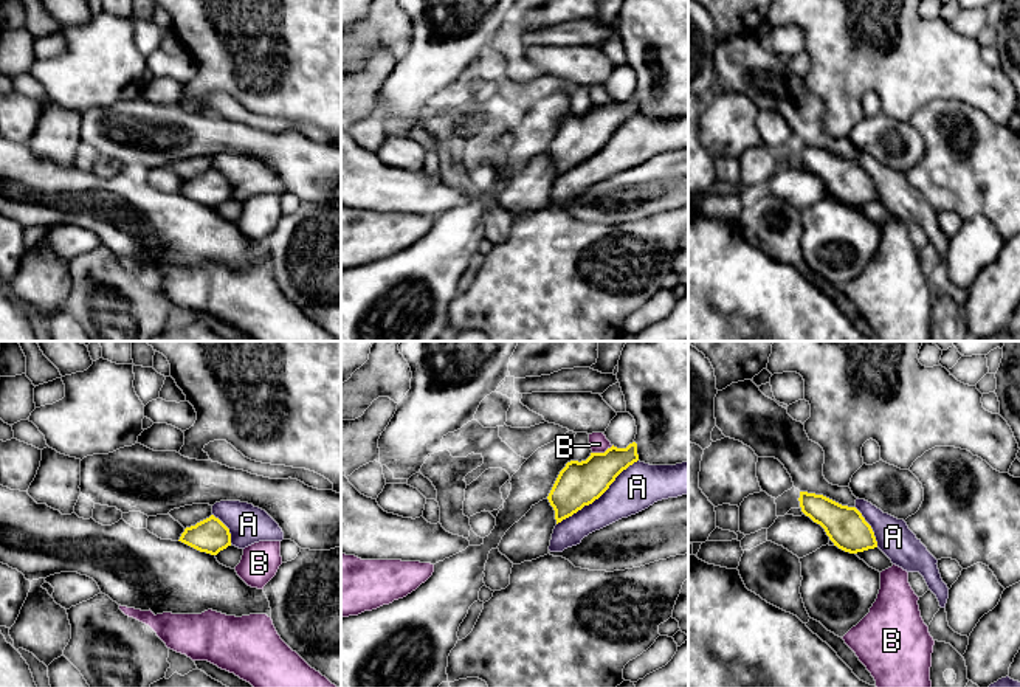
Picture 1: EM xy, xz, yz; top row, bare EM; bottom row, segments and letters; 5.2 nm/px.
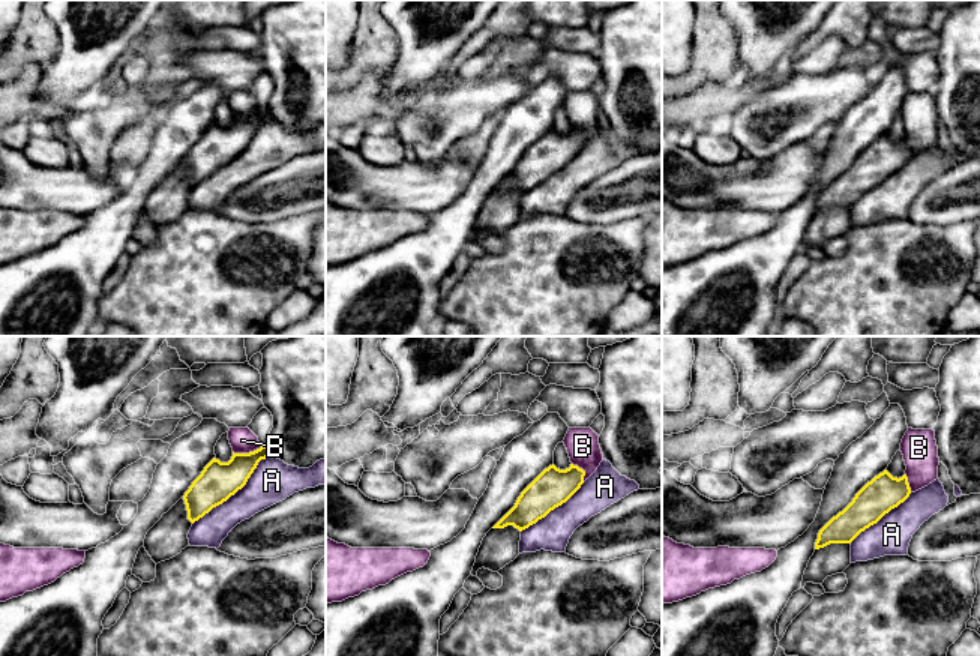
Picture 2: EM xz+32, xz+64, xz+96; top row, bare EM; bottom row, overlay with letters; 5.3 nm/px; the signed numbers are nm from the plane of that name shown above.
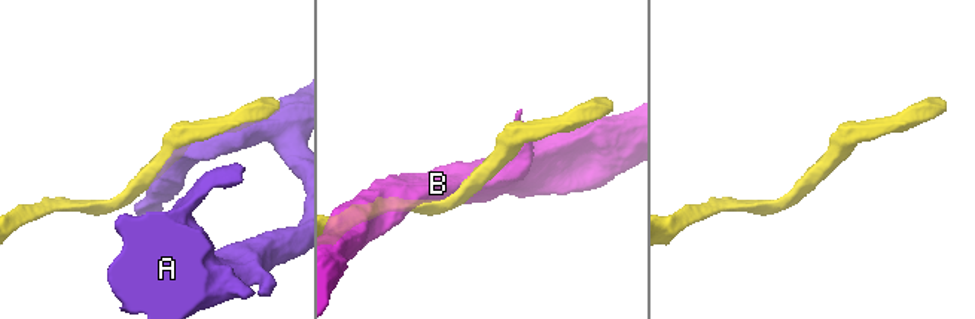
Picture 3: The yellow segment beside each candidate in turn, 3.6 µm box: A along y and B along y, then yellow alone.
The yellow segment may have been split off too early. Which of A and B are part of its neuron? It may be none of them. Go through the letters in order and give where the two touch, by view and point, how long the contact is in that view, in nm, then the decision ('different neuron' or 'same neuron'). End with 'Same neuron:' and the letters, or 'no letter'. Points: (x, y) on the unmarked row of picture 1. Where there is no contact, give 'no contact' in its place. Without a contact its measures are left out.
A: contact xz (597, 151); length 550 nm; same neuron
B: contact xz (602, 106); length 120 nm; different neuron
Same neuron: A

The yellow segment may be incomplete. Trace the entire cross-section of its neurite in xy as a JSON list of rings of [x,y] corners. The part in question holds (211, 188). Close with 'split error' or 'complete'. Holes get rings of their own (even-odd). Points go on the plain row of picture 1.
[[[220,154],[209,171],[186,180],[178,194],[217,208],[231,197],[245,202],[259,194],[282,192],[282,181],[265,163],[248,155]]]; split error

